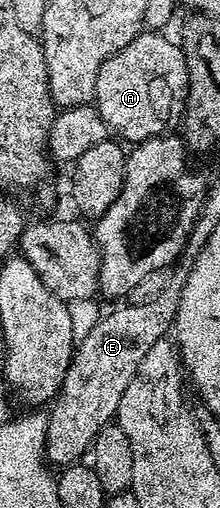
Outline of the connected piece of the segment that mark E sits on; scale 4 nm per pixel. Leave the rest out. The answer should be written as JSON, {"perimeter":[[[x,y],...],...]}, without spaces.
{"perimeter":[[[177,271],[173,287],[164,284],[163,289],[147,301],[126,302],[125,307],[115,308],[110,315],[102,314],[91,333],[76,344],[63,385],[57,390],[57,397],[48,408],[50,411],[47,411],[49,424],[45,430],[45,457],[54,468],[78,462],[81,454],[92,448],[98,433],[114,422],[119,401],[123,401],[123,393],[127,385],[131,385],[131,377],[135,377],[143,357],[147,357],[147,349],[151,349],[155,341],[166,338],[176,324],[181,304],[177,298],[177,287],[186,285],[185,271]]]}

